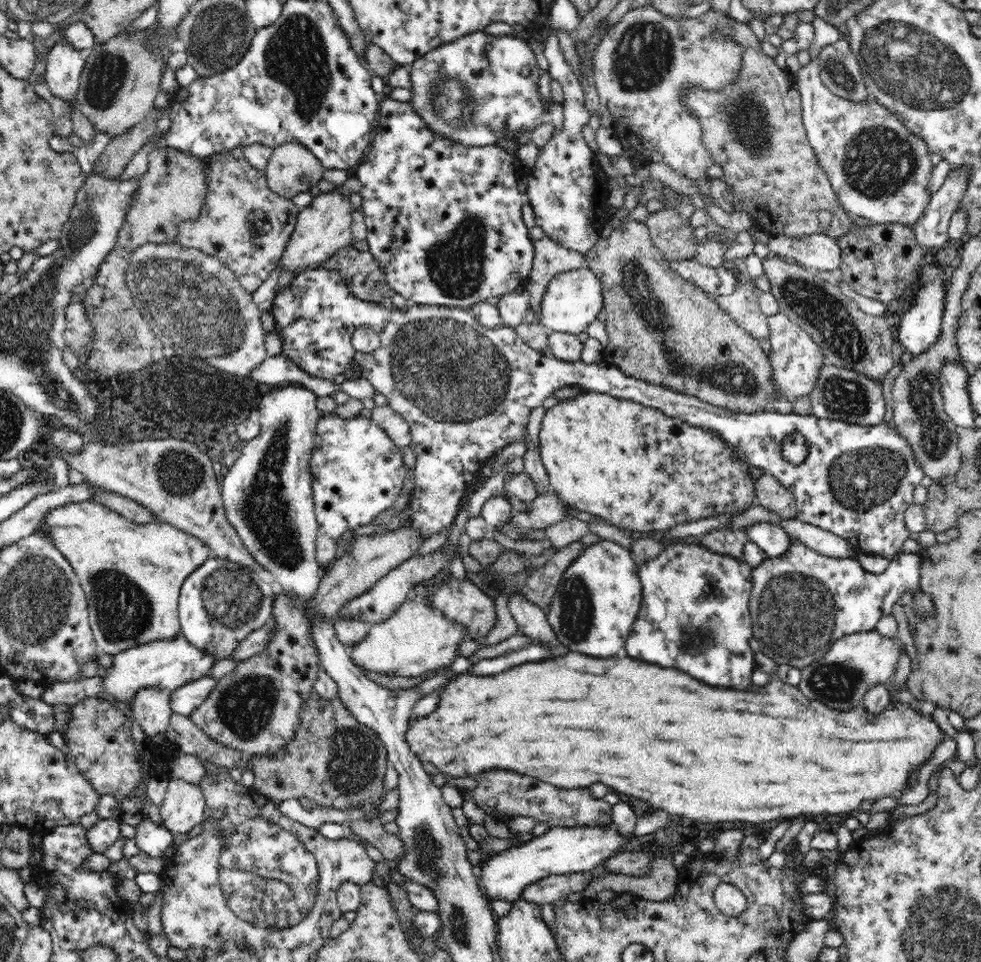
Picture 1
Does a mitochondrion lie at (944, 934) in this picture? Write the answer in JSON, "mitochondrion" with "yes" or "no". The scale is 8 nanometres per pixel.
{"mitochondrion":"yes"}

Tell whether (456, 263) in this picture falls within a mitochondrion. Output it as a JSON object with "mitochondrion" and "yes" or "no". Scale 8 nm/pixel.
{"mitochondrion":"yes"}

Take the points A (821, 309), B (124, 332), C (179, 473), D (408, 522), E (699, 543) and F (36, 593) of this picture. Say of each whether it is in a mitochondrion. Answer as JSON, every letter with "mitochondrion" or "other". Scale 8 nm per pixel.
{"A":"mitochondrion","B":"mitochondrion","C":"mitochondrion","D":"other","E":"other","F":"mitochondrion"}

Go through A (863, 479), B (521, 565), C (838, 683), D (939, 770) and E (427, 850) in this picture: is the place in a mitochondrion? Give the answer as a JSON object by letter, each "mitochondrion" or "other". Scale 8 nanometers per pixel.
{"A":"mitochondrion","B":"other","C":"mitochondrion","D":"other","E":"mitochondrion"}

